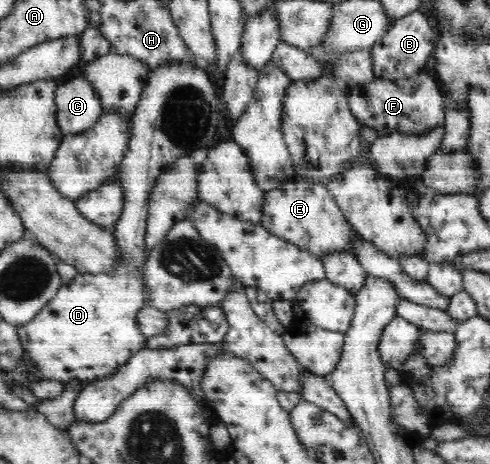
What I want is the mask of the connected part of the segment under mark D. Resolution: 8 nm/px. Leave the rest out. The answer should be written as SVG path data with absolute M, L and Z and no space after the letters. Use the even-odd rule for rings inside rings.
M193 57L182 61L166 62L153 70L143 88L140 105L130 123L130 136L118 169L118 183L121 184L124 207L112 233L118 250L118 263L102 273L77 273L73 280L61 285L57 294L28 323L16 325L24 350L22 365L26 374L38 380L56 380L64 384L77 382L79 387L111 378L121 366L129 362L144 348L146 336L141 333L136 321L139 310L145 303L144 264L148 257L145 244L146 222L150 194L157 185L157 178L174 160L190 155L199 148L211 148L217 122L219 122L218 98L209 76Z

